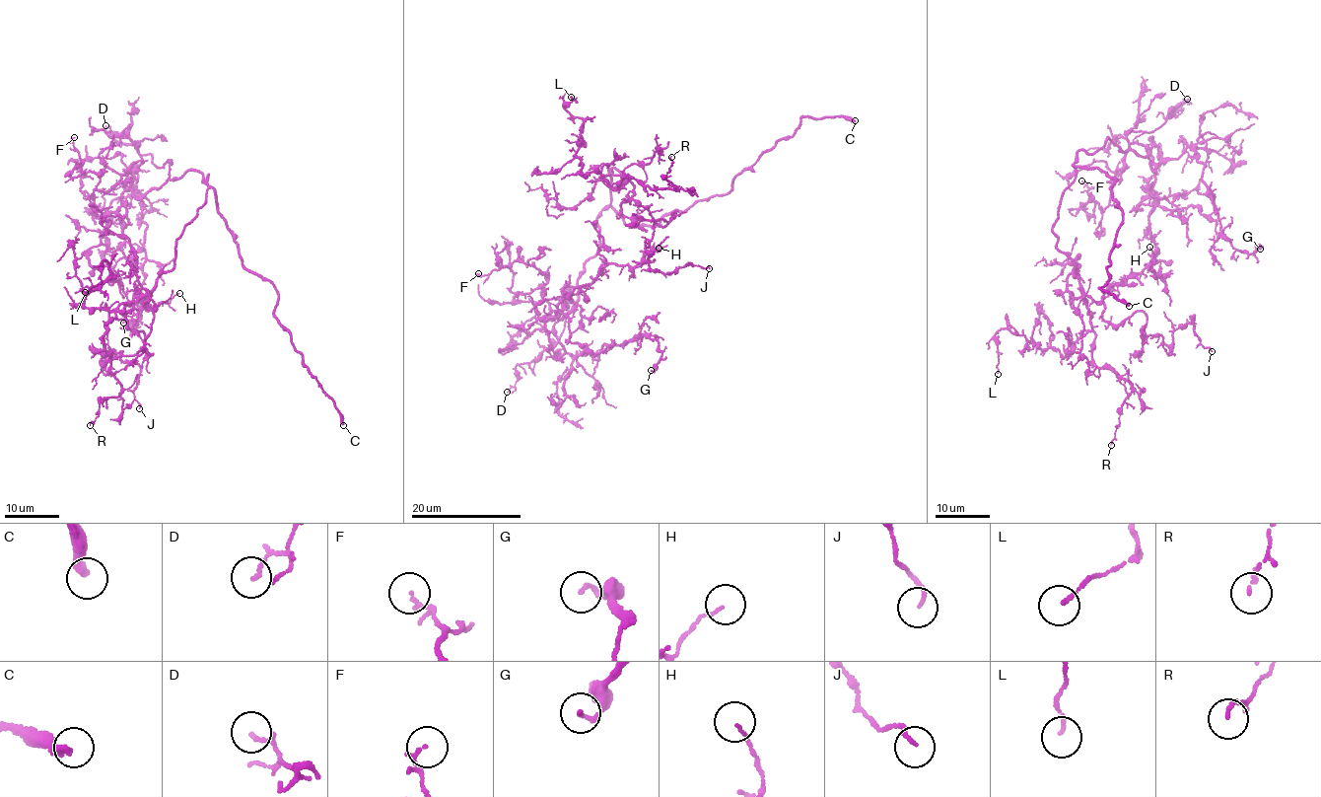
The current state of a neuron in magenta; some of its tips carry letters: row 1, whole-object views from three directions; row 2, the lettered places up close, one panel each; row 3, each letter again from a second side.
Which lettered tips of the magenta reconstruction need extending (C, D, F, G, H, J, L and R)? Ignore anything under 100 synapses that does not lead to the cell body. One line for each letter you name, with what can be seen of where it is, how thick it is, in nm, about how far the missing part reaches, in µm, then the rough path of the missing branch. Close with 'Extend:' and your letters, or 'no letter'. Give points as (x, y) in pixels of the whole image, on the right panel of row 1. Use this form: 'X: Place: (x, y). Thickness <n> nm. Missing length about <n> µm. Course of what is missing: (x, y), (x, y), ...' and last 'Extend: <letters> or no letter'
C: Place: (1129, 306). Thickness 320 nm. Missing length about 100 µm
Extend: C

